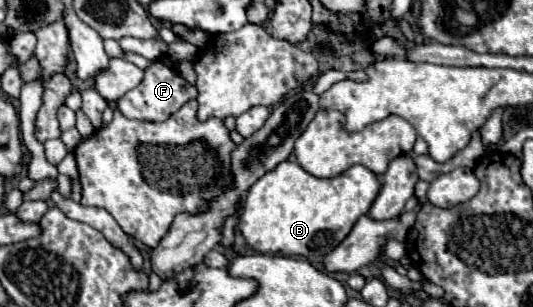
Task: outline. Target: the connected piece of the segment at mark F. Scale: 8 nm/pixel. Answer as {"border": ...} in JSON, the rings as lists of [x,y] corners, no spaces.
{"border":[[[163,59],[153,61],[153,65],[149,69],[145,69],[145,77],[143,83],[135,89],[131,89],[127,95],[123,95],[123,99],[117,101],[117,109],[129,117],[129,119],[139,119],[139,121],[165,121],[167,117],[171,117],[183,103],[187,103],[189,99],[195,99],[197,91],[193,85],[189,85],[185,79],[179,77],[179,73],[173,71],[173,67],[169,67]]]}

